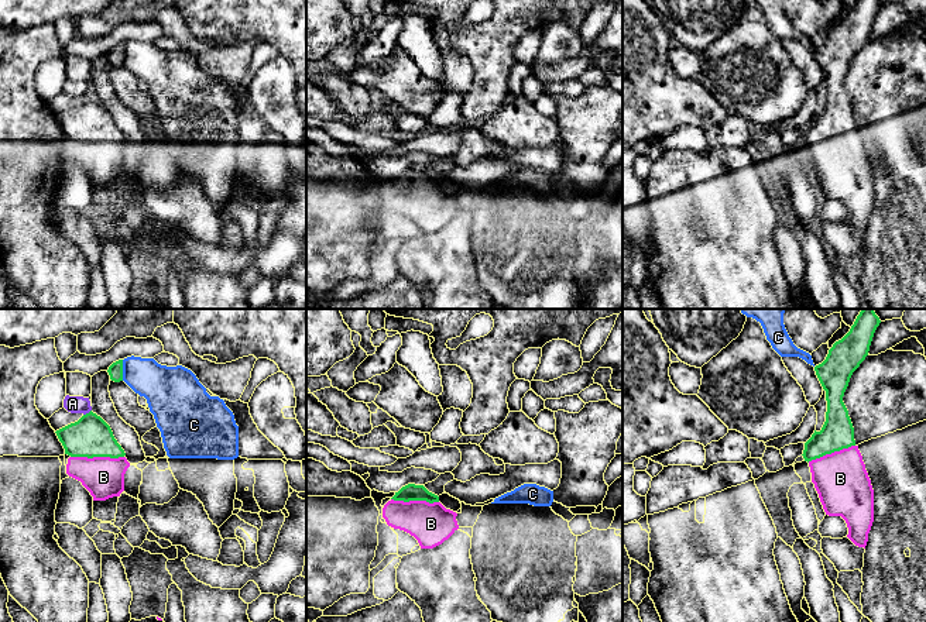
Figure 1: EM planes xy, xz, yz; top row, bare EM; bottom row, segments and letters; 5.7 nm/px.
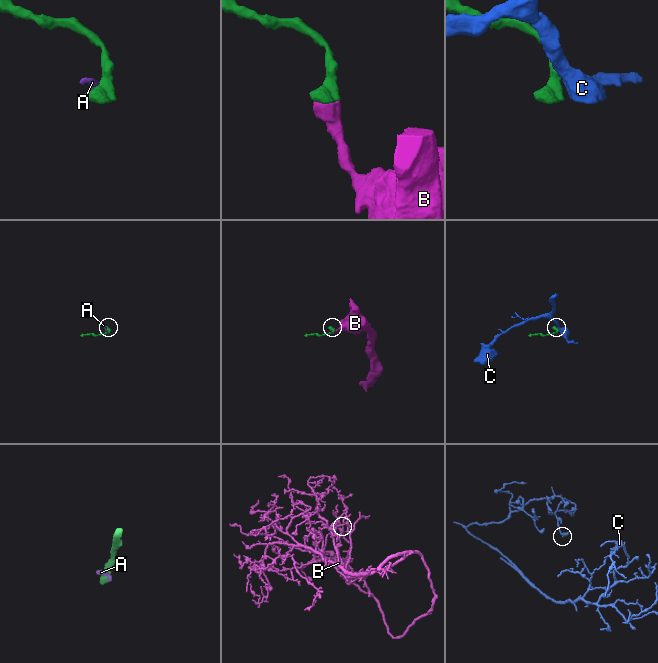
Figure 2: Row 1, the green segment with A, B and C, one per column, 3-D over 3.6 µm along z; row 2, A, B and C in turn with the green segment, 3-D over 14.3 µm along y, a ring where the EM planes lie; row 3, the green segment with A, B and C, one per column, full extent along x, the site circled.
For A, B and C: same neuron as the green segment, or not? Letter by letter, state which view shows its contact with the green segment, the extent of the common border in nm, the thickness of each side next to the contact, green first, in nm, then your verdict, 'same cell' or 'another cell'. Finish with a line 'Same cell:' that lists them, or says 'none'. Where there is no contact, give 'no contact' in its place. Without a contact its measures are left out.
A: meets green in xy; contact 60 nm long; 240 nm thick on the green side, 100 nm on the other; another cell
B: meets green in xy; contact 300 nm long; 240 nm thick on the green side, 240 nm on the other; same cell
C: meets green in xy; contact 120 nm long; 80 nm thick on the green side, 240 nm on the other; another cell
Same cell: B

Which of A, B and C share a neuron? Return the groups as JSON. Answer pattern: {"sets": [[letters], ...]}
{"sets": [["A"], ["B"], ["C"]]}

